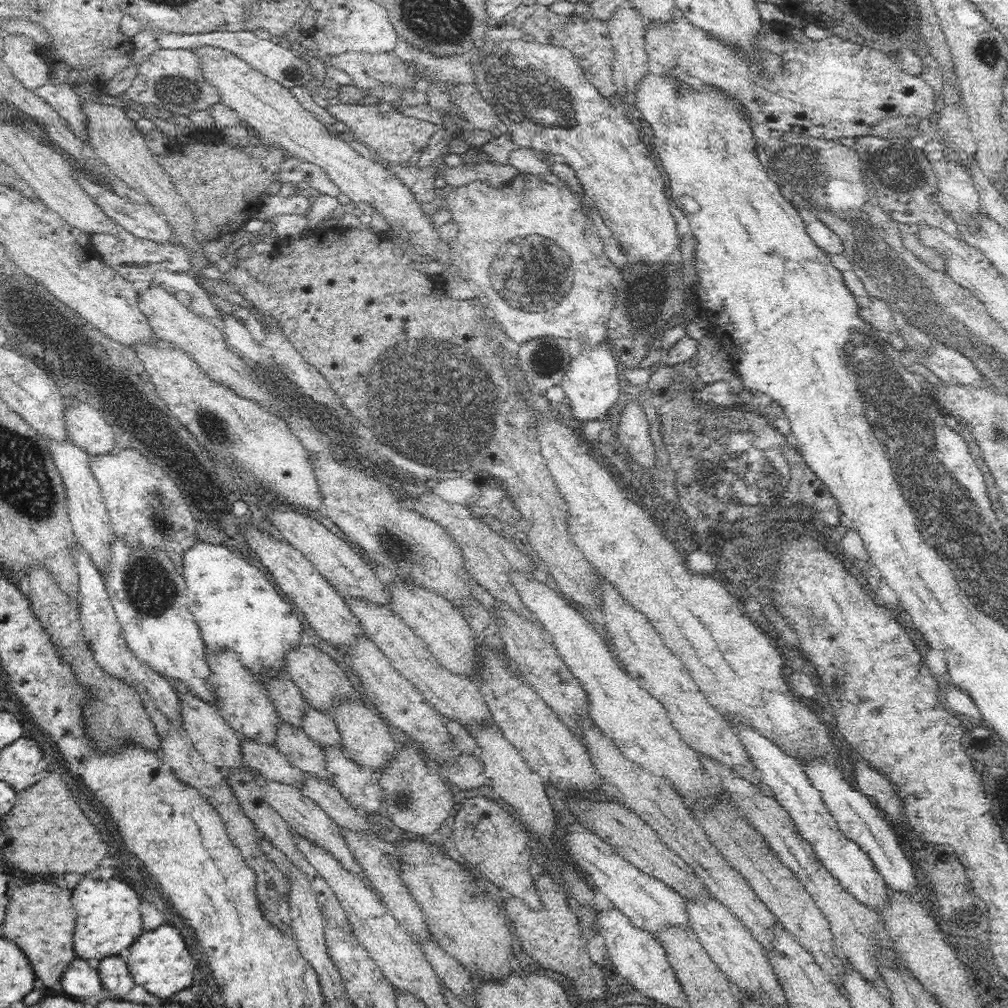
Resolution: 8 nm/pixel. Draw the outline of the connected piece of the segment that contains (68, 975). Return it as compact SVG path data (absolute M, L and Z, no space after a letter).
M74 958L60 982L64 992L68 992L70 996L92 996L102 990L98 972L82 958Z

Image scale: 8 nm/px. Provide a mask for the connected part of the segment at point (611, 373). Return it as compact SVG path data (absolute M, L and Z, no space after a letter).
M585 342L580 346L578 357L571 360L560 385L567 393L566 401L573 418L579 422L592 423L594 420L604 419L608 410L616 404L624 381L621 376L621 368L616 364L615 356L612 356L611 349L607 344L591 345Z

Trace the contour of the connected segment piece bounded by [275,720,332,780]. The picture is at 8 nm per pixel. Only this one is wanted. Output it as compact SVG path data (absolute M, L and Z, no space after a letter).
M280 720L275 746L286 755L296 771L331 780L332 773L326 769L322 748L309 738L302 727L296 728Z

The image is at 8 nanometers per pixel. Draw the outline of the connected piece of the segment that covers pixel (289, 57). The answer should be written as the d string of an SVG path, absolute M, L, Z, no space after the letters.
M213 31L190 35L164 32L162 35L159 35L158 43L160 43L160 48L164 49L177 49L178 47L190 49L200 48L200 46L223 48L250 63L255 70L276 80L288 89L295 88L296 86L308 87L313 78L312 72L310 72L308 67L309 65L303 56L298 56L270 40L262 40L262 38L255 36L253 31Z

